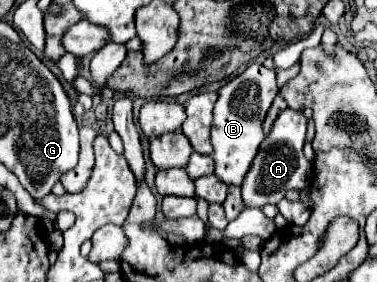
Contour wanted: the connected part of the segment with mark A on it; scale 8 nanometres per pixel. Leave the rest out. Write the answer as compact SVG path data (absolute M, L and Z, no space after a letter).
M285 109L279 113L271 133L265 137L253 159L253 167L249 167L249 175L245 175L245 183L241 185L241 199L245 207L261 209L265 205L277 205L289 189L301 191L309 185L313 169L303 155L305 131L307 131L307 117L301 111Z

